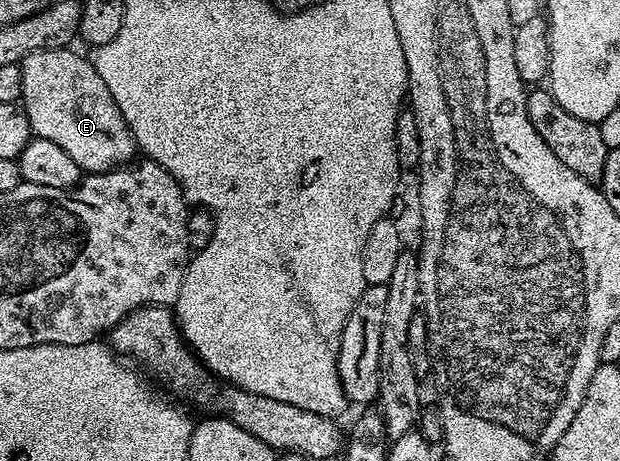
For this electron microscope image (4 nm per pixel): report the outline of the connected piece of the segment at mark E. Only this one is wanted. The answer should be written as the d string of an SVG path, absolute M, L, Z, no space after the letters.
M74 49L37 51L27 55L20 66L20 106L37 138L60 145L86 173L113 171L135 158L134 134L128 129L112 93L108 93L108 85L104 85L87 56L85 59L77 55Z

